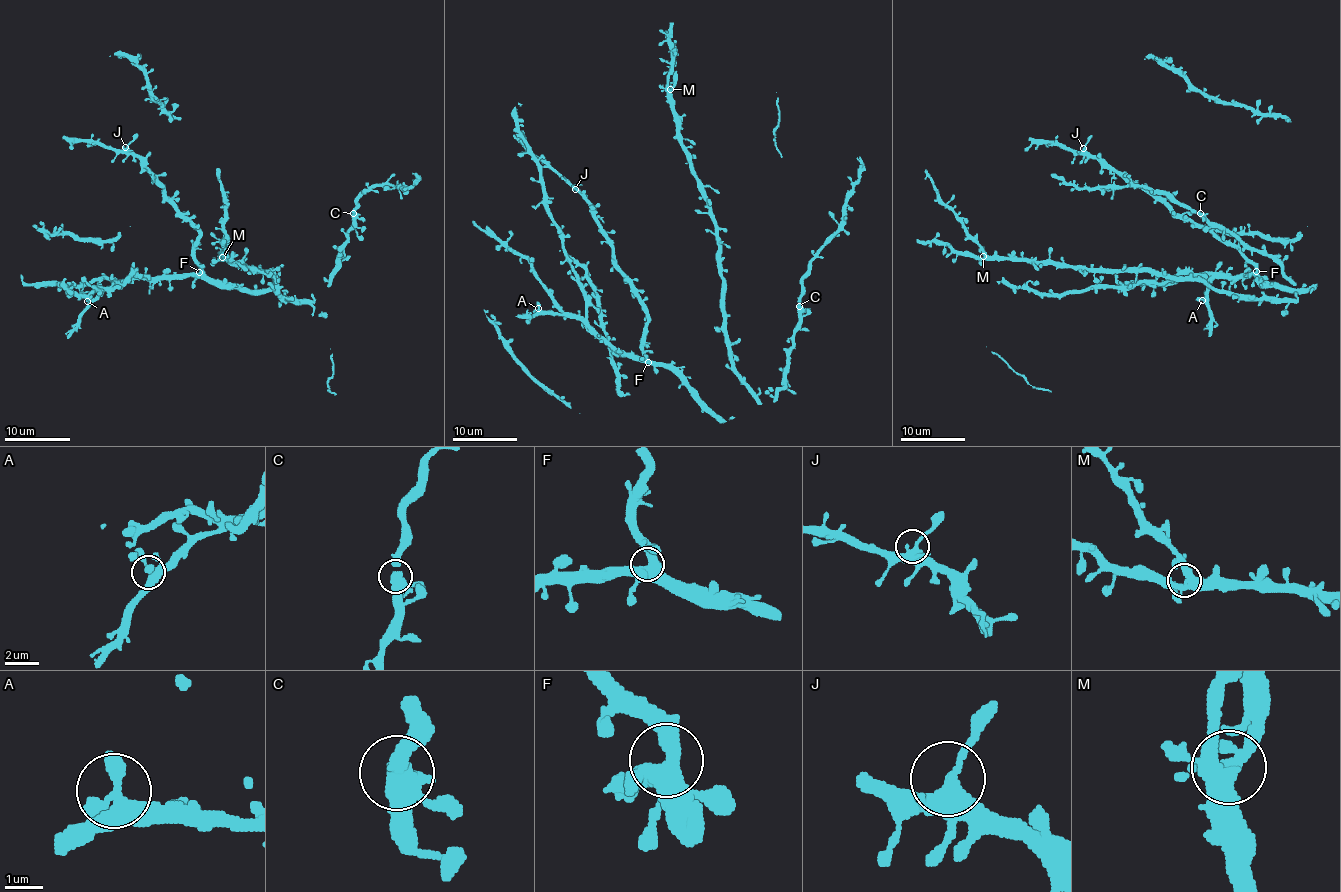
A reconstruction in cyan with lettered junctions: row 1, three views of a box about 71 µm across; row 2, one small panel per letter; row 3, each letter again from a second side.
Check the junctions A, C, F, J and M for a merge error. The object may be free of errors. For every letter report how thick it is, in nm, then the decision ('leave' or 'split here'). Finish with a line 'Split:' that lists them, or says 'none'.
A: calibre 360 nm; leave
C: calibre 400 nm; leave
F: calibre 500 nm; leave
J: calibre 360 nm; leave
M: calibre 440 nm; leave
Split: none

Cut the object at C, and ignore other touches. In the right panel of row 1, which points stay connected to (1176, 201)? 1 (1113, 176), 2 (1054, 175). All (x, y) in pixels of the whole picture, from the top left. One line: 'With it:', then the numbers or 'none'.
With it: 2

